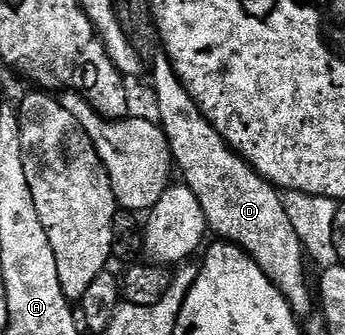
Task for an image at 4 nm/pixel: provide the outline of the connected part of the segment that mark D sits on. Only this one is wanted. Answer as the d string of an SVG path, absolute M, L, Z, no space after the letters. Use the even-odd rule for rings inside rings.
M158 54L154 60L154 100L158 103L157 123L170 143L173 163L182 171L181 179L196 194L204 210L206 227L219 241L242 248L268 274L268 278L284 294L290 309L299 318L315 311L316 300L310 297L306 285L306 268L300 238L288 222L279 189L271 186L255 172L233 148L226 145L222 135L202 117L194 99L174 72L170 60Z

